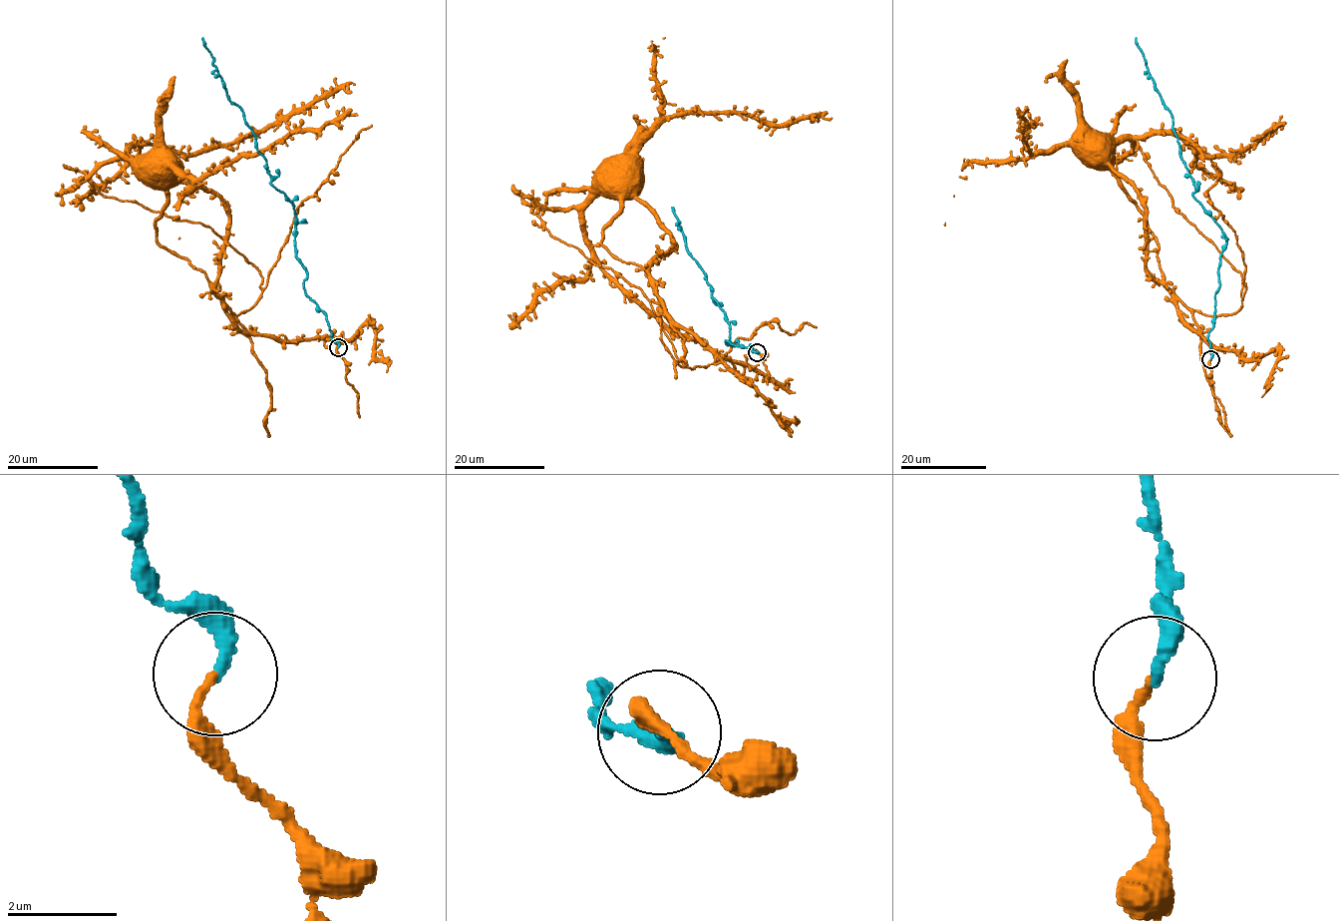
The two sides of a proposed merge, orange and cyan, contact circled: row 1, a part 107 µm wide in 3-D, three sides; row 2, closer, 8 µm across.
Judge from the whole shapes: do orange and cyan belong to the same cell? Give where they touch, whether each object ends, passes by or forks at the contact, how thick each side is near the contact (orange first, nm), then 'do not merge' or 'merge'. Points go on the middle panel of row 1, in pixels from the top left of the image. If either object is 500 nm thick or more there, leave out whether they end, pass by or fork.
at (757, 352); orange ends there; cyan ends there; 140 nm thick on the orange side, 280 nm on the other; merge

